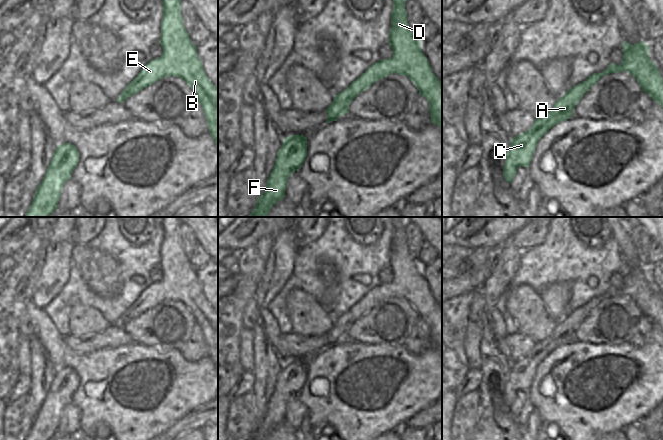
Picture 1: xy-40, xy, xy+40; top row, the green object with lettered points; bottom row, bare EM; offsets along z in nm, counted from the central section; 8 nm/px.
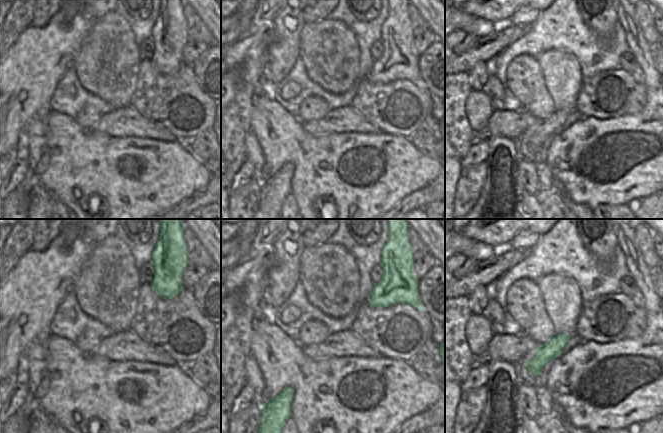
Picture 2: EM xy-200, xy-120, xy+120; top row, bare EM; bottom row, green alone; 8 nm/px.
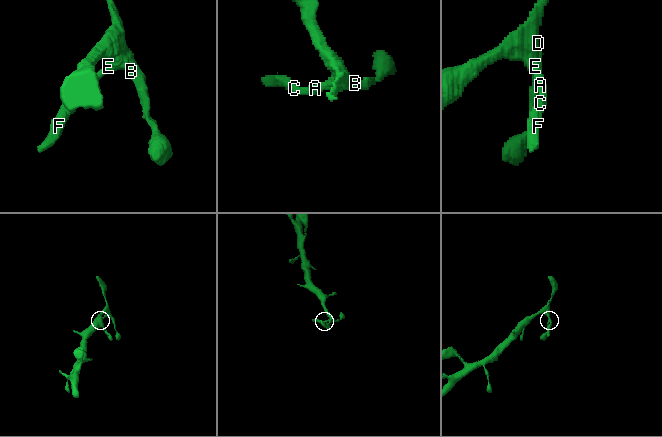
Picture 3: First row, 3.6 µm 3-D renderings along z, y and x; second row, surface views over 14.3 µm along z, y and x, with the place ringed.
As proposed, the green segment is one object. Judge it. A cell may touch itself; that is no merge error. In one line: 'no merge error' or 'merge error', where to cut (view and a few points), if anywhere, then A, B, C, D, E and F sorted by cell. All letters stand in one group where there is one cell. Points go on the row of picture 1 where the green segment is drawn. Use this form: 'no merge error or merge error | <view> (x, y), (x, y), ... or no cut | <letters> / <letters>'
no merge error | no cut | A B C D E F

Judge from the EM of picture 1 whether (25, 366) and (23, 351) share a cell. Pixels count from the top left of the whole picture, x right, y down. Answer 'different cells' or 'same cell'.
same cell

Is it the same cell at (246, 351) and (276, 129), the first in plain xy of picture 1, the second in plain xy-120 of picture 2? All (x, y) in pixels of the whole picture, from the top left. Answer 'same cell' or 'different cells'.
different cells

